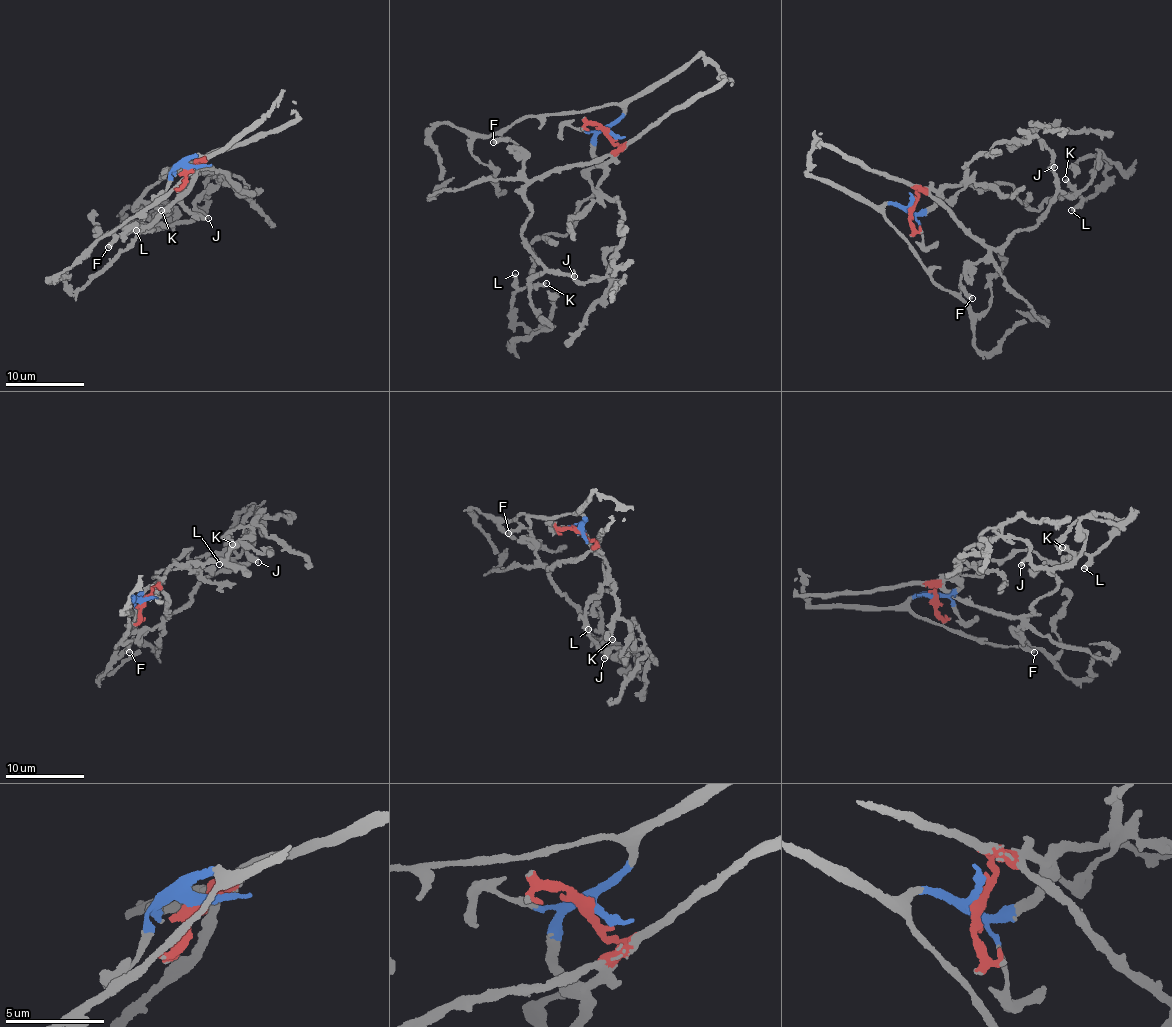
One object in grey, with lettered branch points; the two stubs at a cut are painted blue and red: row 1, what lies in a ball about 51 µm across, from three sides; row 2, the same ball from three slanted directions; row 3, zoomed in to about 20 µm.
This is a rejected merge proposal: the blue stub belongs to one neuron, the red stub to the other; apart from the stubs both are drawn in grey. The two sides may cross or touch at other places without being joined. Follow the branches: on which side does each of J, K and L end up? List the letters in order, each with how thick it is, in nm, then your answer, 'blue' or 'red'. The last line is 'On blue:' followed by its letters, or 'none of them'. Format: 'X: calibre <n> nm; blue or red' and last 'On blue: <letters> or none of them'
J: calibre 360 nm; red
K: calibre 360 nm; red
L: calibre 320 nm; blue
On blue: L

